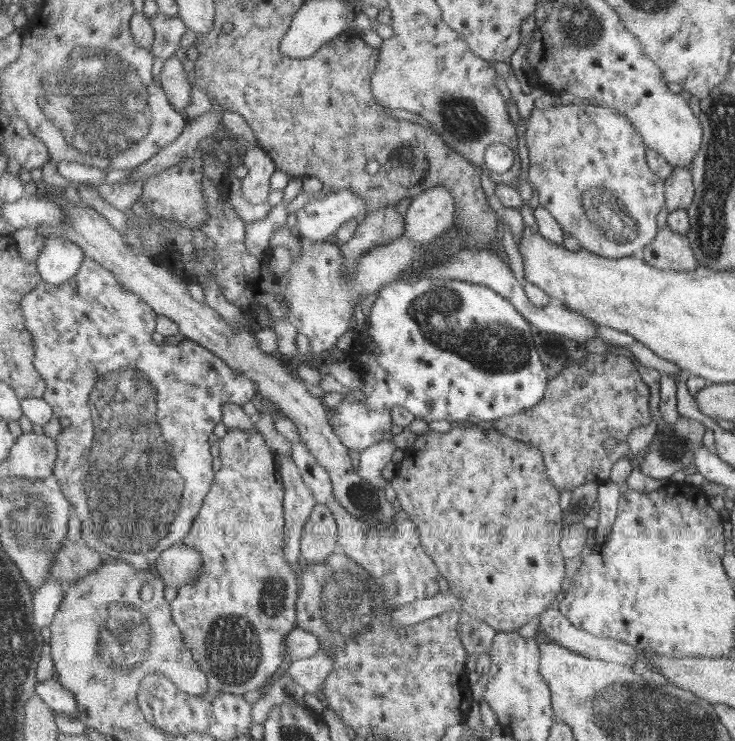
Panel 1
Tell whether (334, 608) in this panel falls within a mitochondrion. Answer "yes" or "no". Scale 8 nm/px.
yes

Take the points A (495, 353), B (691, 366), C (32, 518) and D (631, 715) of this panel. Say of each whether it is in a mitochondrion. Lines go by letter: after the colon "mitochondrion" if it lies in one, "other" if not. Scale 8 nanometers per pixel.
A: mitochondrion
B: other
C: mitochondrion
D: mitochondrion

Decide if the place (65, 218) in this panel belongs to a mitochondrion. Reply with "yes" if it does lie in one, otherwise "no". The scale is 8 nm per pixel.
no

